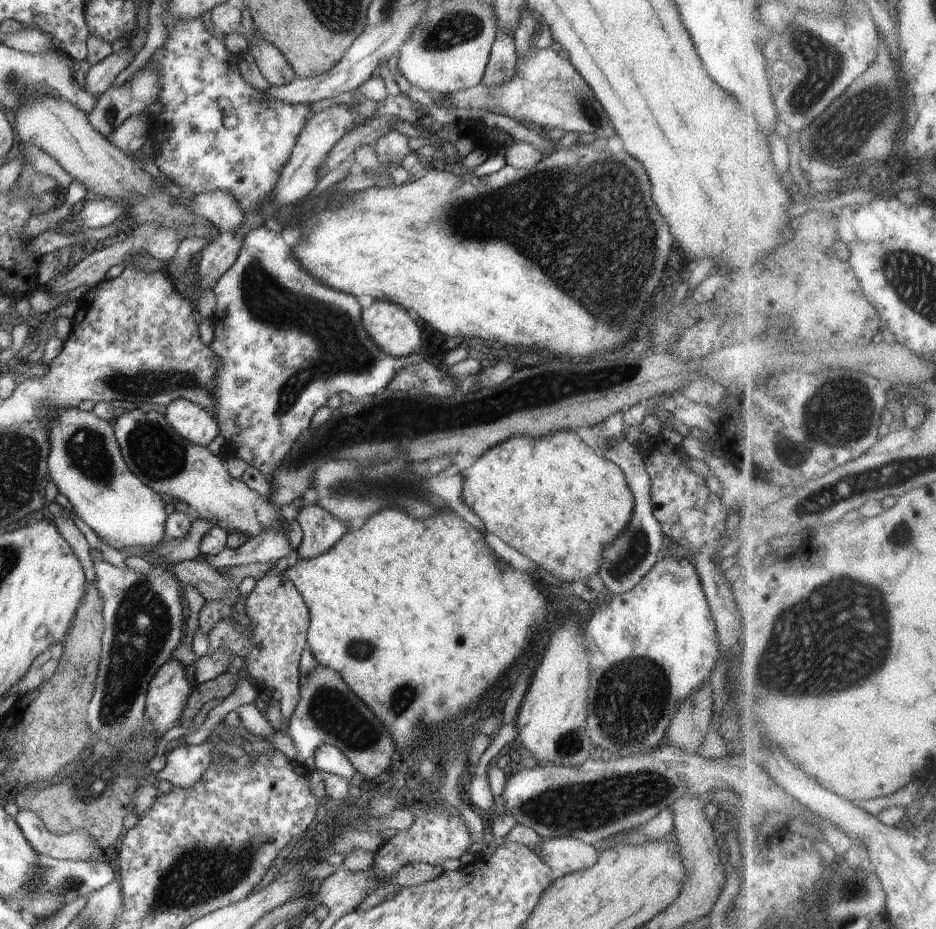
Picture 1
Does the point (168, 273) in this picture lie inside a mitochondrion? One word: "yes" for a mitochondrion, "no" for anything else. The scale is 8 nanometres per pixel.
no

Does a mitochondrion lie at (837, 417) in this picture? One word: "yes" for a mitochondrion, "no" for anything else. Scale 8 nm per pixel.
yes

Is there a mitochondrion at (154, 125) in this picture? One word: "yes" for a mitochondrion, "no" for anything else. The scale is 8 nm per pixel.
no

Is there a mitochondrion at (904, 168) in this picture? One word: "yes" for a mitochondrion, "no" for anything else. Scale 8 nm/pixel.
no

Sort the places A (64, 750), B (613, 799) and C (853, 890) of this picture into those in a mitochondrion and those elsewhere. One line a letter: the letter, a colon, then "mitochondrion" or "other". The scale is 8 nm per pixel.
A: mitochondrion
B: mitochondrion
C: mitochondrion

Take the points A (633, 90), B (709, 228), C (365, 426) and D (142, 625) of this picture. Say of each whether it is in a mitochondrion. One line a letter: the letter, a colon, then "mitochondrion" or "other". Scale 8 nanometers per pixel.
A: other
B: other
C: mitochondrion
D: mitochondrion

